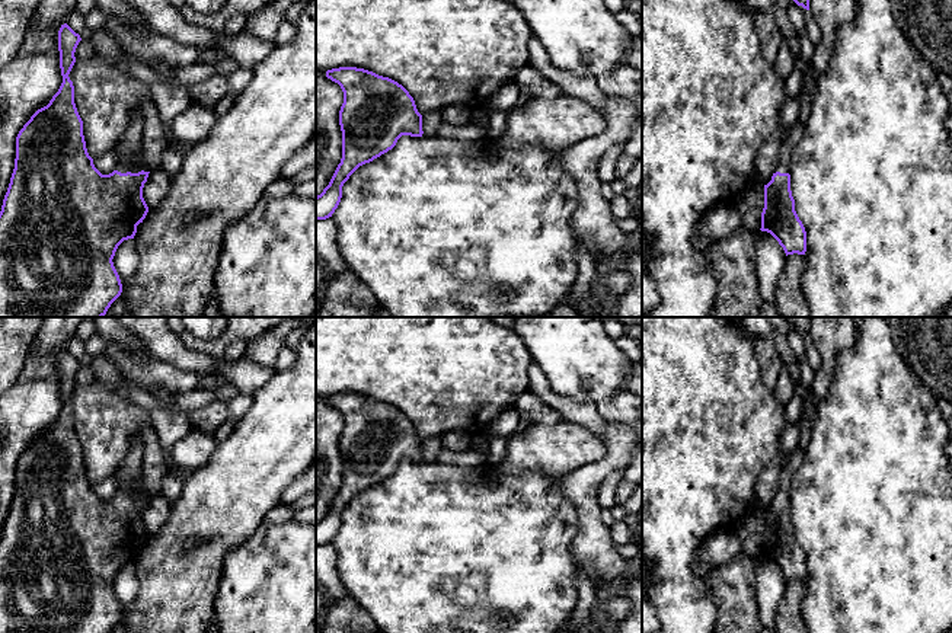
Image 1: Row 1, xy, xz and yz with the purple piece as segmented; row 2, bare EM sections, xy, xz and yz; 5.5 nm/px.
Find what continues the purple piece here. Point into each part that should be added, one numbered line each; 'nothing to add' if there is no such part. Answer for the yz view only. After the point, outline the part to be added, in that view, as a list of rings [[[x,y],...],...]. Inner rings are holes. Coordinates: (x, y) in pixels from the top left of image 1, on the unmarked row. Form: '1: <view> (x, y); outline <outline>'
1: yz (783, 485); outline [[[801,447],[801,448],[796,448],[792,451],[788,463],[782,469],[774,499],[780,498],[780,499],[789,499],[790,501],[792,476],[795,474],[796,469],[801,466],[801,463],[804,460],[804,453],[805,453],[805,447]]]

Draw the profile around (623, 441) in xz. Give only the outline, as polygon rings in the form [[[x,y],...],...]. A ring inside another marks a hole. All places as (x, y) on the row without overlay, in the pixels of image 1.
[[[606,421],[598,435],[607,445],[607,455],[585,464],[559,479],[560,493],[578,514],[578,530],[571,544],[571,553],[579,569],[592,563],[597,569],[597,585],[607,585],[614,597],[623,597],[632,604],[632,614],[613,621],[613,633],[642,633],[642,578],[624,575],[627,562],[614,547],[610,527],[601,521],[603,508],[598,503],[600,483],[614,471],[627,471],[635,451],[642,447],[635,429],[622,422]]]

